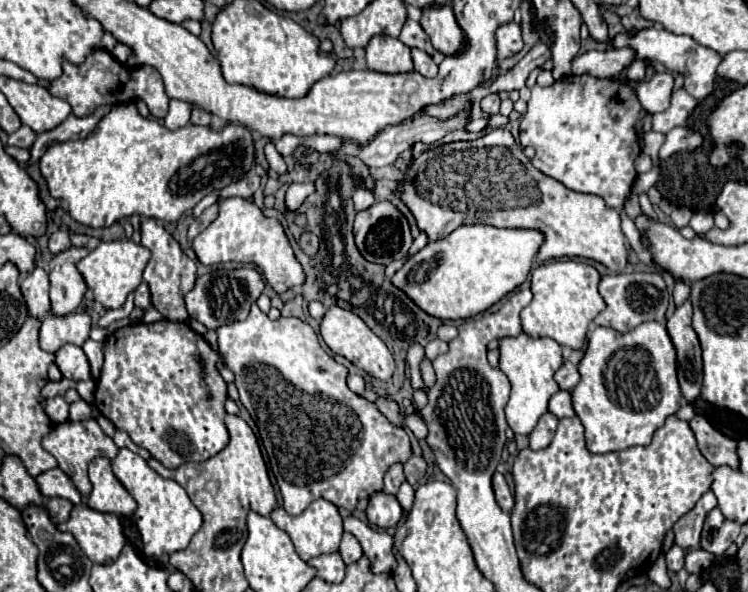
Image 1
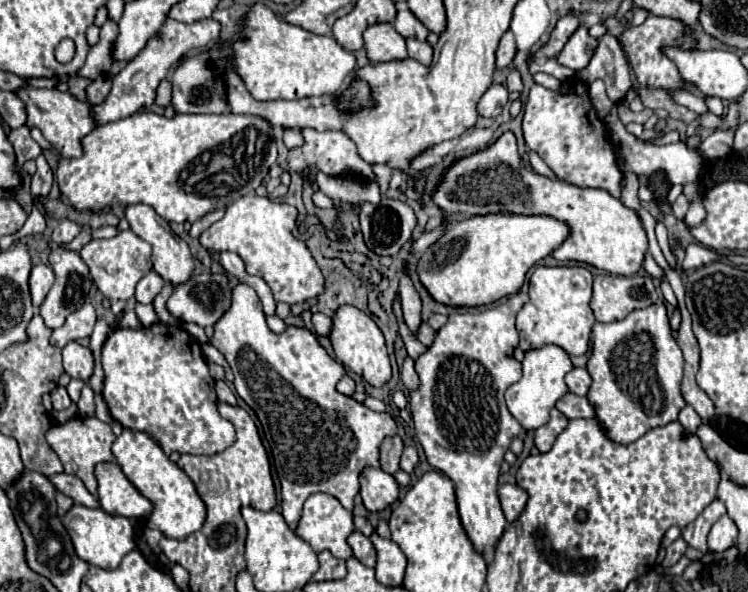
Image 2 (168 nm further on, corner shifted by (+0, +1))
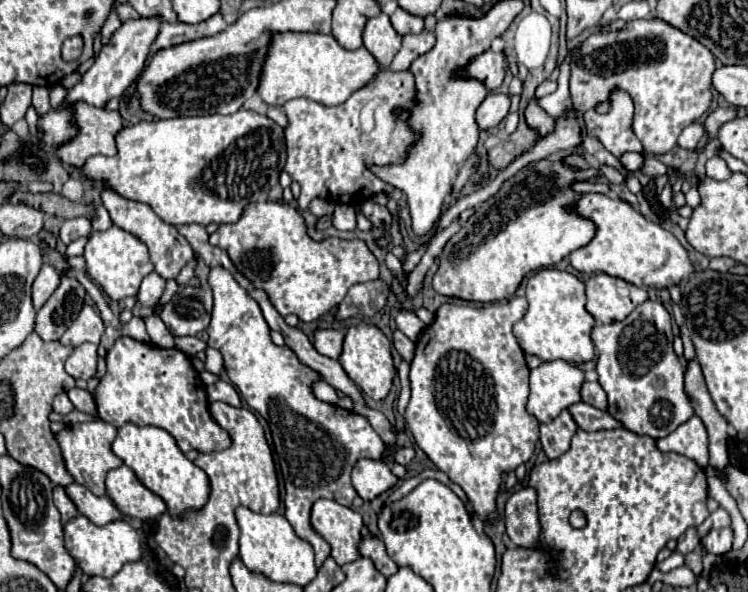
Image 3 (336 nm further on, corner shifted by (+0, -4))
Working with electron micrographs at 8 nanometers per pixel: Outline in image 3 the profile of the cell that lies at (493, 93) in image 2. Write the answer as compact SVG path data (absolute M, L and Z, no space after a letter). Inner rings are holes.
M491 91L477 109L477 125L479 129L497 127L507 113L509 113L509 95Z

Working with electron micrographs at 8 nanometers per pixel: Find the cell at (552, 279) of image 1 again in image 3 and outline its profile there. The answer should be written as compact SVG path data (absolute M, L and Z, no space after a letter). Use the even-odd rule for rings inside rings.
M543 269L527 281L525 297L529 309L523 319L513 325L513 333L527 355L537 355L541 361L563 359L583 363L595 357L595 347L589 337L595 319L585 311L585 283L567 271Z

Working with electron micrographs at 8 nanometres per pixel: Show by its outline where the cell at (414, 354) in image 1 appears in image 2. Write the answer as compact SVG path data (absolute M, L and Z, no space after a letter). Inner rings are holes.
M403 262L403 276L399 282L399 294L401 294L401 304L403 304L403 316L413 334L417 334L419 322L421 322L421 298L407 274L407 264Z

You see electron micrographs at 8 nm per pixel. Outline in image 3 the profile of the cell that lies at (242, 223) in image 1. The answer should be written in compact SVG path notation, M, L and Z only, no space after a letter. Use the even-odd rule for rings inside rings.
M283 201L247 205L239 221L219 225L209 237L209 243L225 249L233 265L249 277L255 287L267 291L271 303L281 315L295 313L301 321L319 319L343 301L349 287L379 277L379 263L367 249L365 241L329 237L317 243L307 235L301 213Z

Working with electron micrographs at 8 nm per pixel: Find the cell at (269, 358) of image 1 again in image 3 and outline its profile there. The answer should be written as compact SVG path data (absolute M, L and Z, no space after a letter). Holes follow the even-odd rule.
M211 269L209 285L213 289L213 313L207 327L209 347L221 351L231 383L239 389L247 405L269 423L275 453L279 457L285 481L285 517L293 531L311 543L315 565L319 567L331 553L327 541L313 533L309 511L315 499L335 499L349 505L357 497L351 485L351 471L359 459L381 459L383 441L371 429L363 415L319 401L313 385L321 381L321 373L307 367L287 347L277 347L269 337L269 327L263 321L257 301L233 279L227 269Z

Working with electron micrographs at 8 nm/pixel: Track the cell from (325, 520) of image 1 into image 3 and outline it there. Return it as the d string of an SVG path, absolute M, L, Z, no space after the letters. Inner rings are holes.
M317 499L311 509L311 527L329 543L331 557L339 565L359 557L357 541L361 539L359 531L363 519L357 511L343 507L333 499Z

